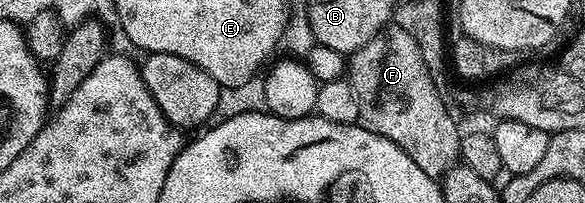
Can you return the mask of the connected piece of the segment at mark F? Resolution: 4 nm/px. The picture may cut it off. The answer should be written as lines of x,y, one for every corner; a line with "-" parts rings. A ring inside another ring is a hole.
388,27
369,39
369,43
350,54
345,80
357,95
358,124
397,143
425,175
442,178
456,162
461,129
455,126
452,110
445,107
425,59
421,59
421,47
417,47
417,39
409,31

